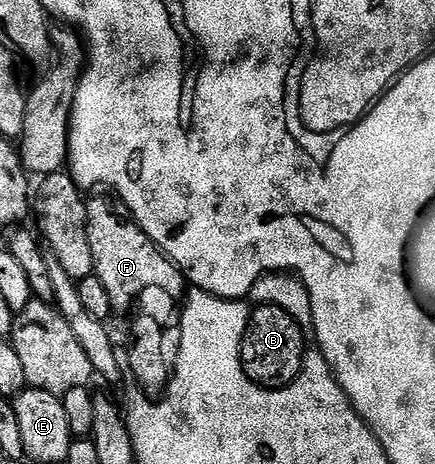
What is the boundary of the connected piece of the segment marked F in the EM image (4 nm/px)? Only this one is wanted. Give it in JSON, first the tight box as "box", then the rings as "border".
{"box":[87,194,185,313],"border":[[[103,194],[107,196],[90,197],[87,200],[87,229],[89,230],[89,247],[93,250],[93,258],[95,259],[95,275],[101,278],[101,283],[105,286],[105,290],[109,293],[112,313],[127,312],[142,297],[145,290],[154,287],[157,290],[165,290],[168,297],[182,297],[185,292],[185,277],[177,267],[177,265],[168,258],[149,238],[149,234],[145,234],[145,230],[141,230],[139,223],[131,217],[131,212],[123,204],[122,200],[111,194]]]}

